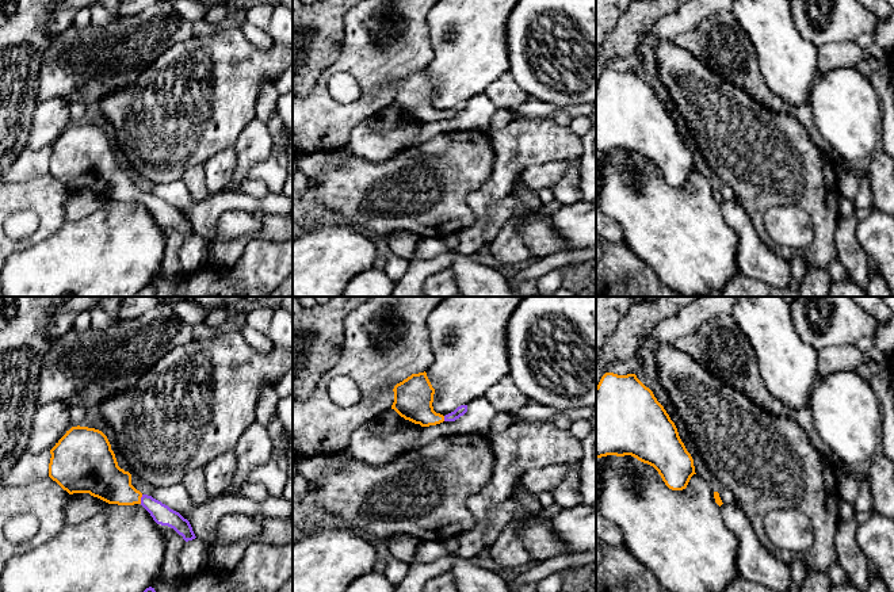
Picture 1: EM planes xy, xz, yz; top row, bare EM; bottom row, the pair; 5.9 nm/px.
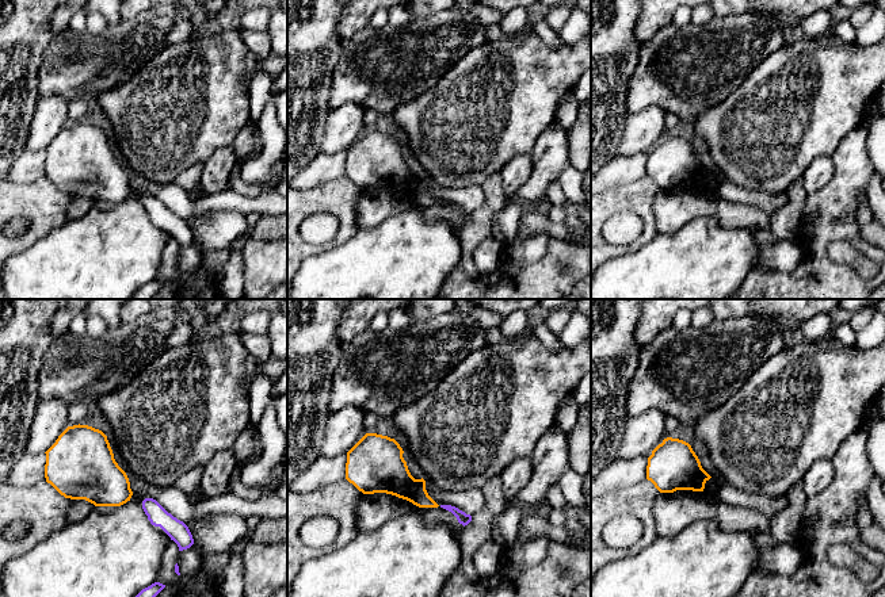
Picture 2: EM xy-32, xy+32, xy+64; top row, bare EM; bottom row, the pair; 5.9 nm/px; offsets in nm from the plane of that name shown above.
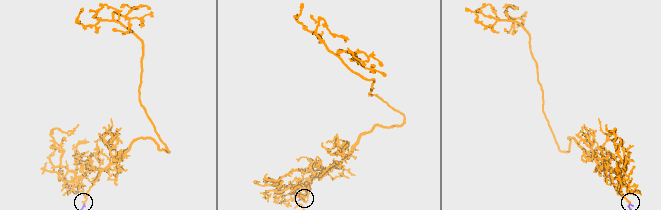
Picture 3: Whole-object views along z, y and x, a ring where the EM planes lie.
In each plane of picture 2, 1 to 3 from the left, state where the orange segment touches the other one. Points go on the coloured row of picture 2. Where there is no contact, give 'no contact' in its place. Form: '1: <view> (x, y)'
1: no contact
2: no contact
3: no contact

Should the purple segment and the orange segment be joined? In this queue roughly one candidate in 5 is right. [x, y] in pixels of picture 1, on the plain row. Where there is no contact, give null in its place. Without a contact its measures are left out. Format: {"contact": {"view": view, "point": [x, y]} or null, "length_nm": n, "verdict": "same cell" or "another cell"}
{"contact": {"view": "xy", "point": [141, 195]}, "length_nm": 60, "verdict": "same cell"}

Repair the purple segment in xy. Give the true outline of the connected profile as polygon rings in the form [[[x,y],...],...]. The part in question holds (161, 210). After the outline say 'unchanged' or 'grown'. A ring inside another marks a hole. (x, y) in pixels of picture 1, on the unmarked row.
[[[72,123],[50,150],[49,173],[69,191],[89,190],[118,202],[141,200],[157,221],[173,225],[186,238],[196,234],[190,218],[179,209],[131,182],[131,171],[118,163],[102,127]]]; grown

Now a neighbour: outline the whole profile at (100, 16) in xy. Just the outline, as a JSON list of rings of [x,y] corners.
[[[93,4],[91,8],[92,26],[106,27],[112,19],[112,14],[100,4]]]

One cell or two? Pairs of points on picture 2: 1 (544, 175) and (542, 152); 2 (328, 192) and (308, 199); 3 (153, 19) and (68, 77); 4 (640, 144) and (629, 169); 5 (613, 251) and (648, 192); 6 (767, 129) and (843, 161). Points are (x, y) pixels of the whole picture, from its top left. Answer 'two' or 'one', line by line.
1: one
2: one
3: one
4: two
5: one
6: two

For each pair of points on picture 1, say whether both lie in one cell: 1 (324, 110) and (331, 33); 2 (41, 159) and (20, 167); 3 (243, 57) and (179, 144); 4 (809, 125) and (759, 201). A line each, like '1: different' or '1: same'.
1: different
2: same
3: same
4: different

